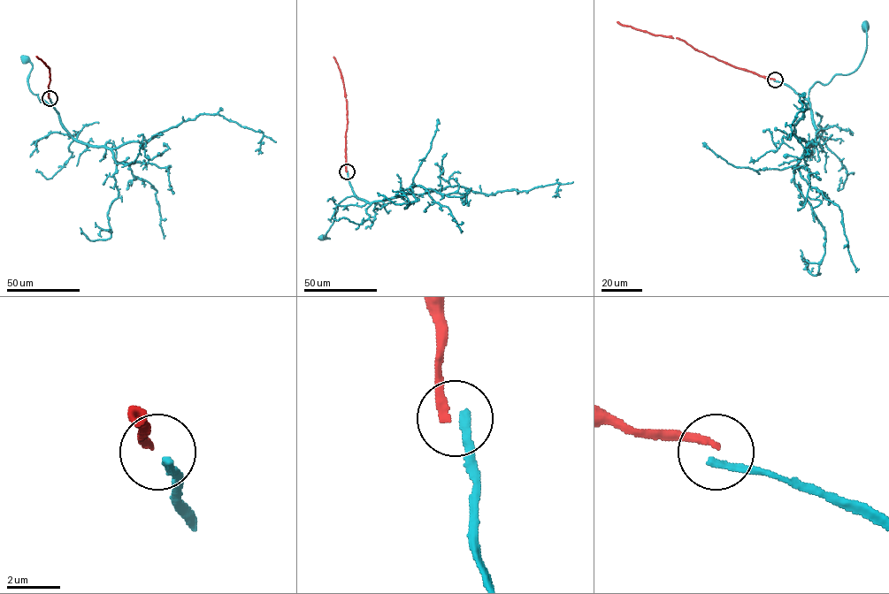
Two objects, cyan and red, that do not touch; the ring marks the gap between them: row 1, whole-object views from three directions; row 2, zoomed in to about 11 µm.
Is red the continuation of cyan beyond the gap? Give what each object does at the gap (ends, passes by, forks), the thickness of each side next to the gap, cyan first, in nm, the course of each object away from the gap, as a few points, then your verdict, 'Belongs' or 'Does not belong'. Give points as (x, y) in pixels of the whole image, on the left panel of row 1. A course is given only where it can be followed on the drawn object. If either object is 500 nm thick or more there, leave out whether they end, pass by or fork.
At the ring cyan ends. At the ring red ends. Thickness 280 nm (cyan) against 280 nm. Course of cyan: (49, 98), (57, 111), (43, 100), (41, 102), (38, 94), (30, 89), (27, 79), (32, 64), (25, 58). Course of red: (49, 98), (49, 69), (36, 56). Does not belong

